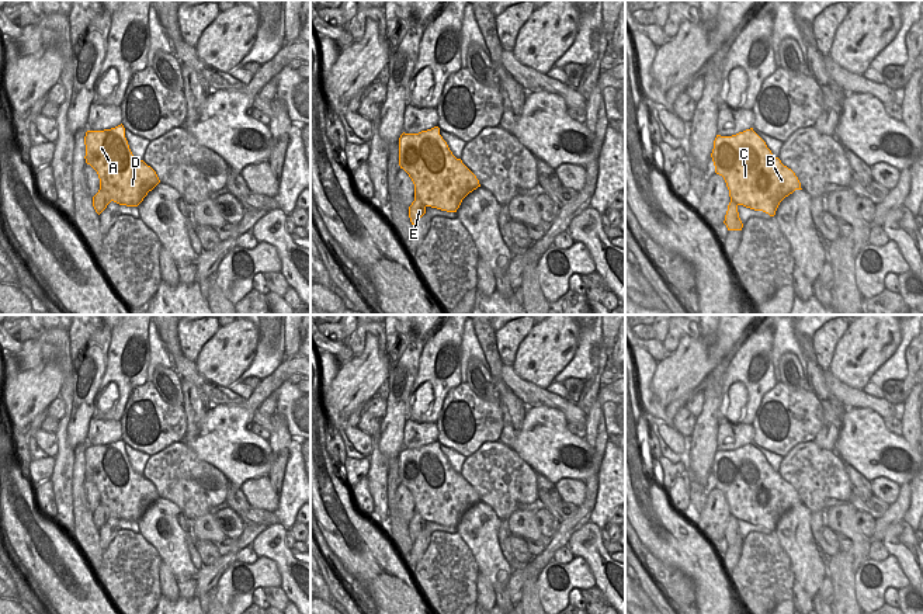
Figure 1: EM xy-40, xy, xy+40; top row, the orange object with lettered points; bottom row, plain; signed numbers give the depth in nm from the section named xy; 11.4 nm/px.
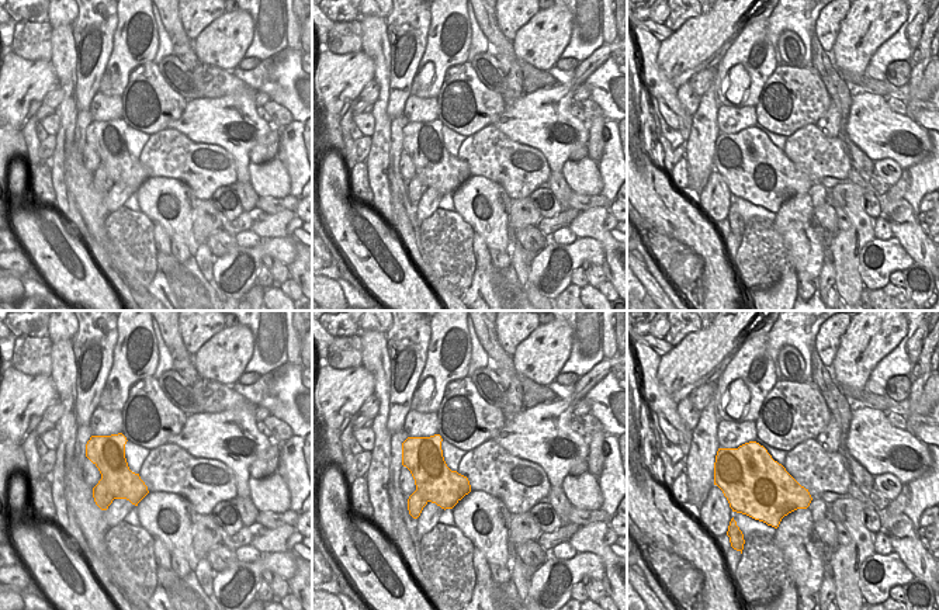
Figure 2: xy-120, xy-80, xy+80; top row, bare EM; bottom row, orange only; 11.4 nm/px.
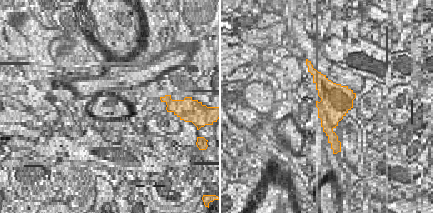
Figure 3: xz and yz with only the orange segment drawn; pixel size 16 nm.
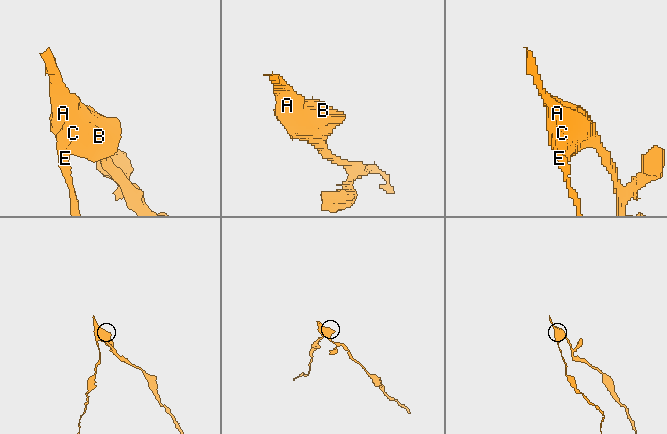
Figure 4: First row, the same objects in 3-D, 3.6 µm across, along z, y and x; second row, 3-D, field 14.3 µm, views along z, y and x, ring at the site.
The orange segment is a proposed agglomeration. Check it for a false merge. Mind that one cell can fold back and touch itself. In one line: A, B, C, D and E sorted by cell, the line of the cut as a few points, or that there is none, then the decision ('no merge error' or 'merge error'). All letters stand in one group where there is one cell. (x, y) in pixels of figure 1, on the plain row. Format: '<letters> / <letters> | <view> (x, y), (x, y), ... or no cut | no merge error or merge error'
A B C D / E | xy-40 (100, 503), (111, 514) | merge error

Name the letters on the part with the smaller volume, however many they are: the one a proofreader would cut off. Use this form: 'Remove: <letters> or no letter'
Remove: E

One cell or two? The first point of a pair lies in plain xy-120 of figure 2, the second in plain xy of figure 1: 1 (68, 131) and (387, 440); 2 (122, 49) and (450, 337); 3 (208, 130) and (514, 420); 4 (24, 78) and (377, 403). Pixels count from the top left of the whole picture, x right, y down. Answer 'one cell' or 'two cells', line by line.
1: two cells
2: one cell
3: two cells
4: two cells

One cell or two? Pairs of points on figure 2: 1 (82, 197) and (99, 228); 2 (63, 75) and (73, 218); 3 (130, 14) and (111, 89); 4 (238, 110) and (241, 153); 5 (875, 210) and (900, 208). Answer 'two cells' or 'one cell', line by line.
1: one cell
2: one cell
3: one cell
4: one cell
5: two cells

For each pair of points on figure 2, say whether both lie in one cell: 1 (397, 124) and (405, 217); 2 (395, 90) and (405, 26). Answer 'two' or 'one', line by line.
1: one
2: one

